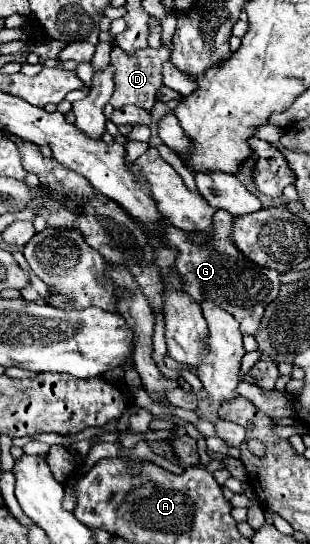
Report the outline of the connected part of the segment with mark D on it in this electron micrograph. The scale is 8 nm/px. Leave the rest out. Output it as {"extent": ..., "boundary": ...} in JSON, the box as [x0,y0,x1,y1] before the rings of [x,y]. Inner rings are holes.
{"extent":[111,45,169,109],"boundary":[[[165,45],[157,47],[157,49],[151,49],[151,47],[145,47],[145,49],[139,49],[131,55],[127,55],[121,47],[113,47],[111,51],[111,65],[115,67],[115,93],[111,97],[111,105],[115,109],[123,107],[123,105],[133,104],[141,109],[153,109],[155,105],[155,97],[157,97],[157,91],[161,89],[163,81],[161,81],[161,65],[169,59],[169,49]]]}

